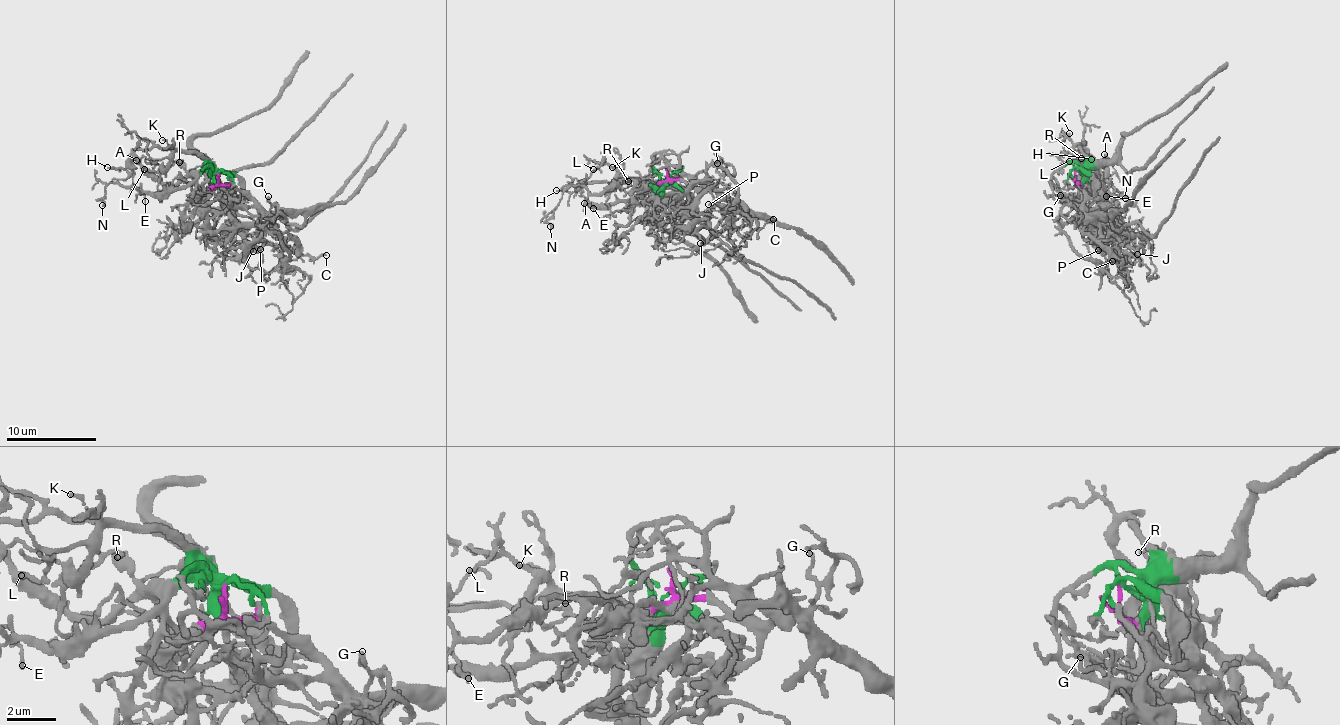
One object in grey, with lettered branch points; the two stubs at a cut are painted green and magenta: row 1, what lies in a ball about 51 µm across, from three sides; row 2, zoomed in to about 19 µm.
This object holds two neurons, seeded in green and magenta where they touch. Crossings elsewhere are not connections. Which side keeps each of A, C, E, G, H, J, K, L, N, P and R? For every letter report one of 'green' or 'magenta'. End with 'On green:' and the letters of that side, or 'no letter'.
A: green
C: magenta
E: green
G: magenta
H: green
J: magenta
K: green
L: green
N: green
P: magenta
R: green
On green: A, E, H, K, L, N, R

